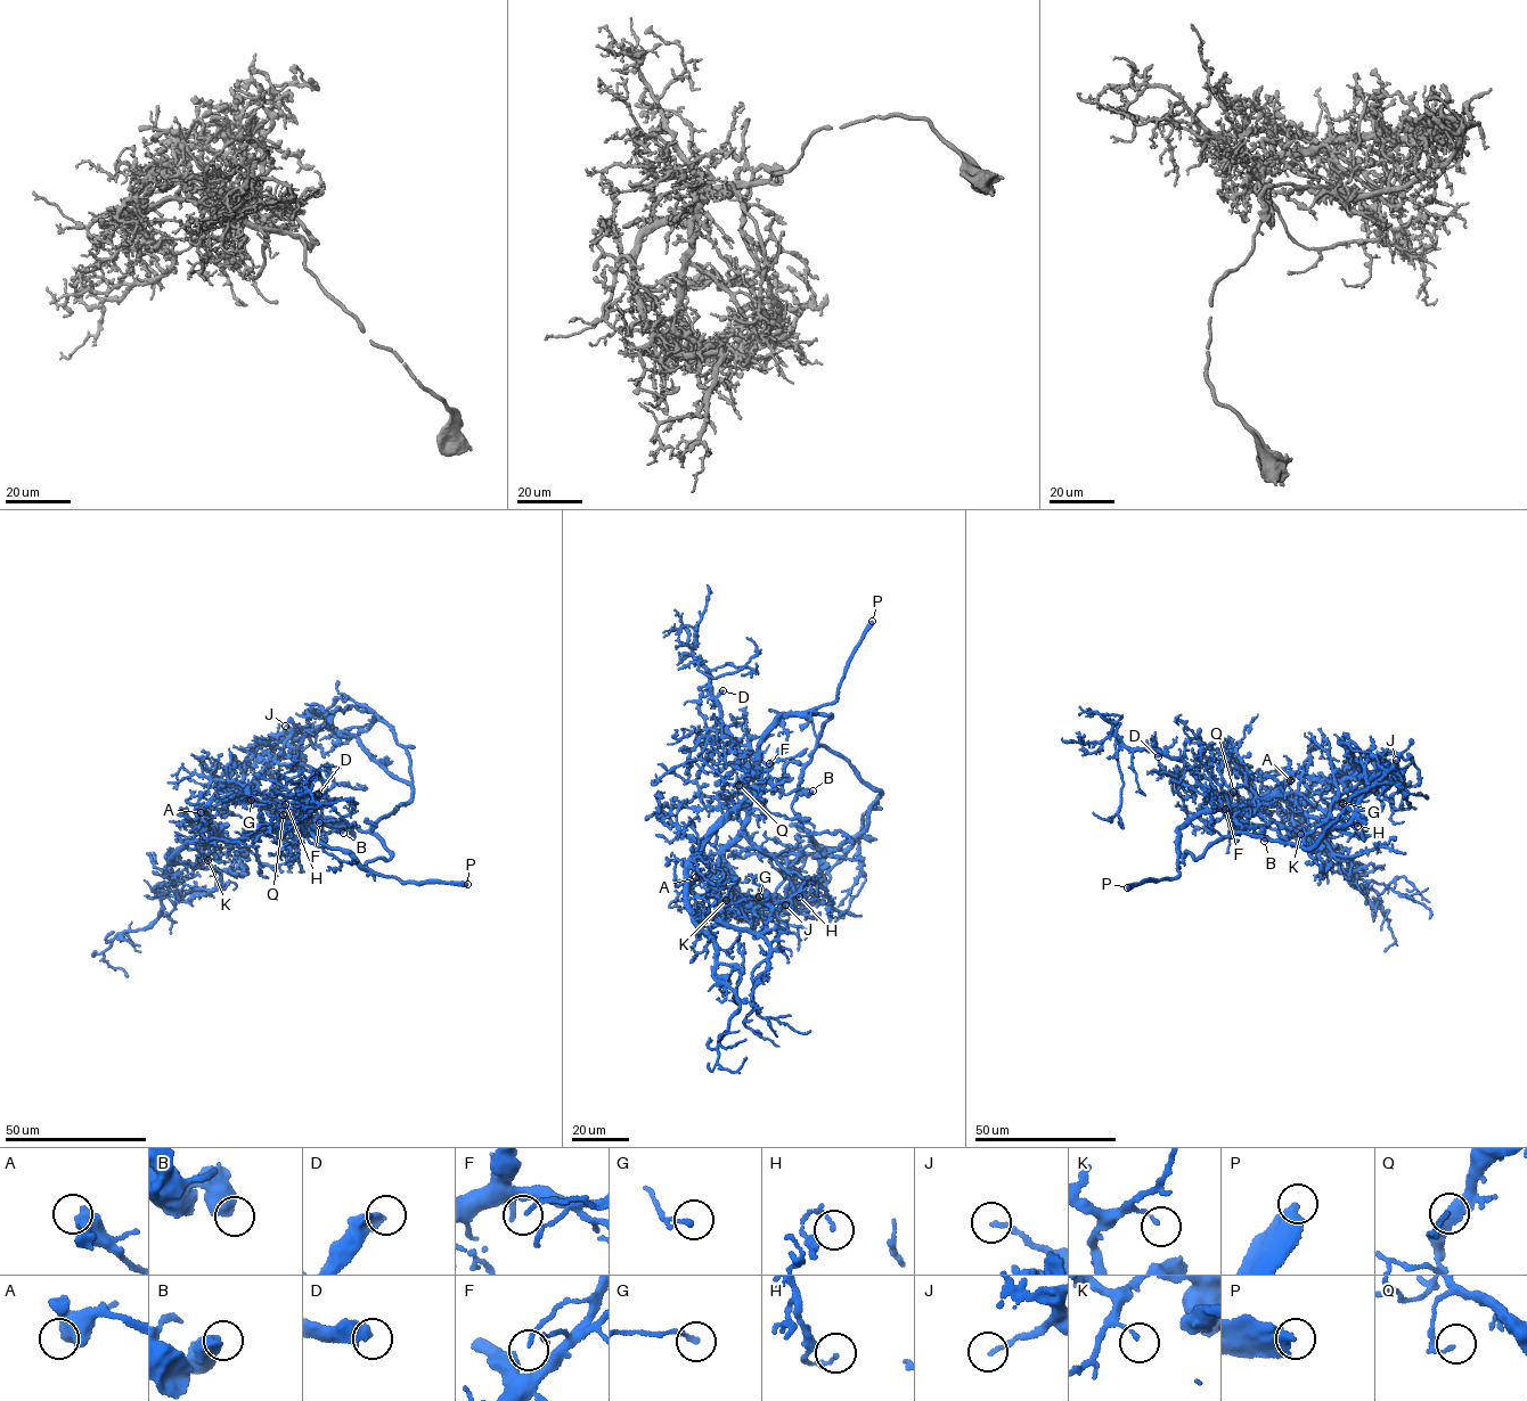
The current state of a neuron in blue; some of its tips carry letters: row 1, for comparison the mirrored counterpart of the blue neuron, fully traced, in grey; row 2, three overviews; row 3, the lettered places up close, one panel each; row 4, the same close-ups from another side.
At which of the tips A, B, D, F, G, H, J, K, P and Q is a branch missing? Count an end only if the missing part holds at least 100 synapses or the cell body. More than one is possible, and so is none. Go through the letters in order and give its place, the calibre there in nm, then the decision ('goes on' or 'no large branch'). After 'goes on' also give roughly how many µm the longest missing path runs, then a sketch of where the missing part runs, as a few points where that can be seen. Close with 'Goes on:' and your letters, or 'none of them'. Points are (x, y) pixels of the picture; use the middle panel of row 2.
A: at (695, 877); 650 nm thick; no large branch
B: at (813, 791); 550 nm thick; no large branch
D: at (723, 690); 500 nm thick; goes on; about 20 µm are missing; missing branch runs (723, 690), (744, 673), (745, 654)
F: at (769, 763); 130 nm thick; no large branch
G: at (759, 896); 160 nm thick; no large branch
H: at (799, 896); 130 nm thick; no large branch
J: at (785, 904); 150 nm thick; no large branch
K: at (726, 900); 110 nm thick; no large branch
P: at (872, 621); 480 nm thick; goes on; about 25 µm are missing; missing branch runs (872, 621), (892, 586), (890, 572)
Q: at (738, 785); 140 nm thick; no large branch
Goes on: D, P

